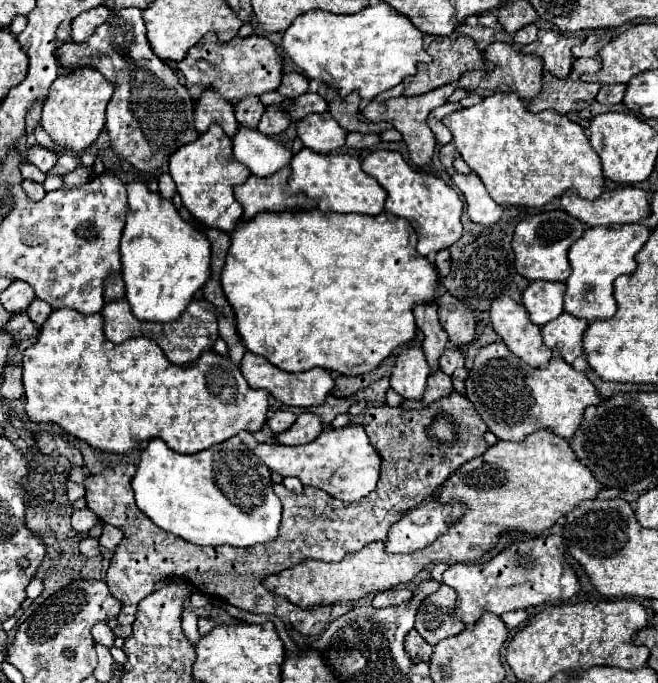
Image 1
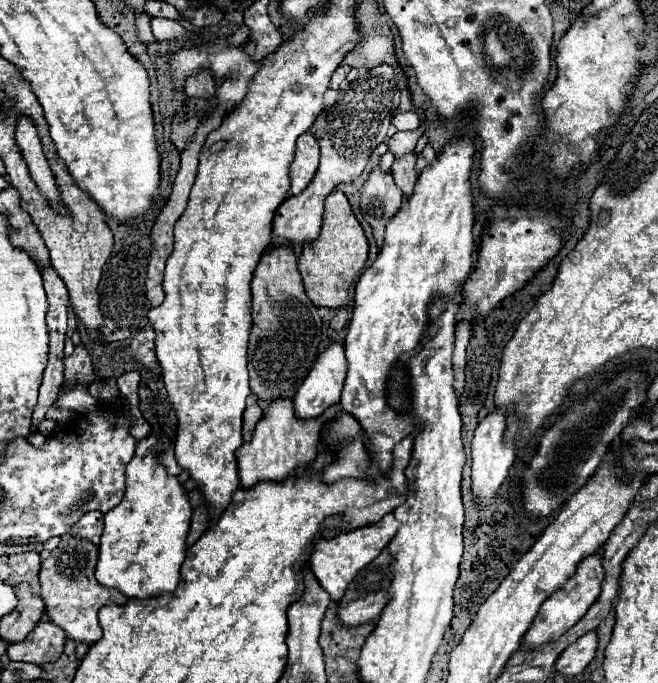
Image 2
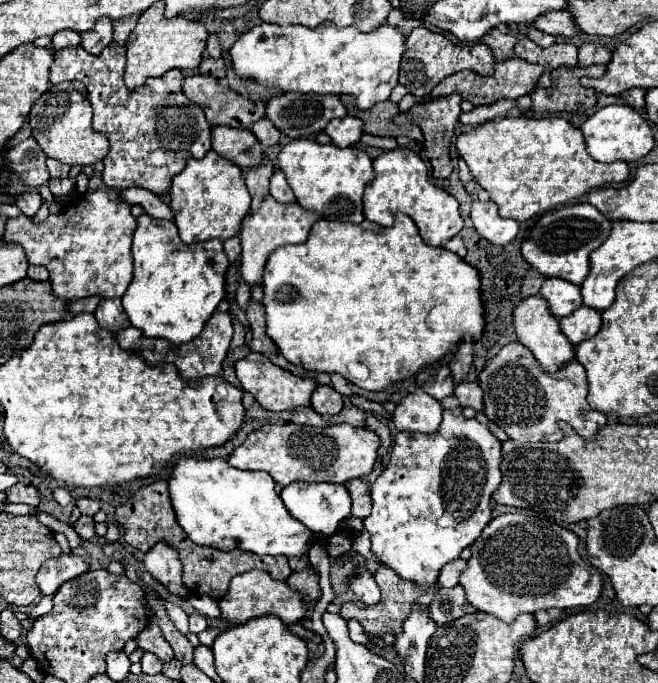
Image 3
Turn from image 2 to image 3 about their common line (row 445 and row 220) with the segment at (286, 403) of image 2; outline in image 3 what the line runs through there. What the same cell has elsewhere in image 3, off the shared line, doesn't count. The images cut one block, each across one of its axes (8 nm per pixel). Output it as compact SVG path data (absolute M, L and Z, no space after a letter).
M266 196L260 210L246 216L246 220L242 220L240 226L240 240L242 240L242 266L240 266L240 274L244 278L244 282L252 288L252 286L262 286L262 276L264 276L264 266L268 256L286 244L300 244L306 240L310 228L314 222L318 222L320 216L300 208L300 204L280 204L276 202L272 196Z

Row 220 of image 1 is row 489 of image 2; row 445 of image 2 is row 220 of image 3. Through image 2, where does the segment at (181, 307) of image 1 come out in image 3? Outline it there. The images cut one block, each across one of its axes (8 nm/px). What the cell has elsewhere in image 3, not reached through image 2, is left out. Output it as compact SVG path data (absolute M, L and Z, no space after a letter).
M144 214L138 218L134 232L132 258L134 278L122 296L122 306L132 326L142 330L146 338L164 338L170 344L184 344L196 338L226 296L224 272L230 260L222 242L208 240L184 246L172 220L156 220Z

